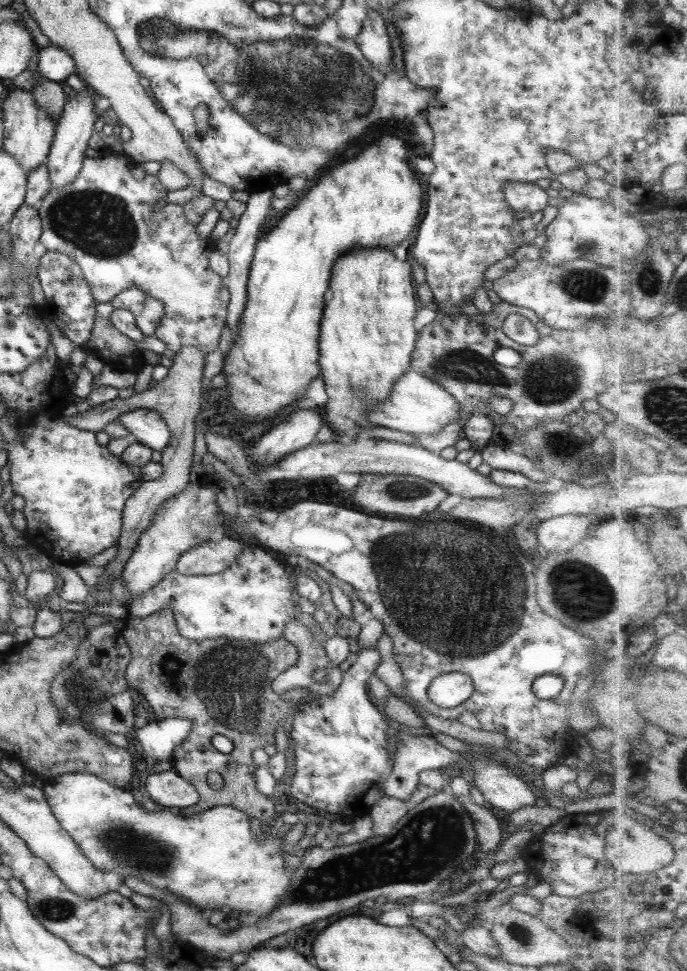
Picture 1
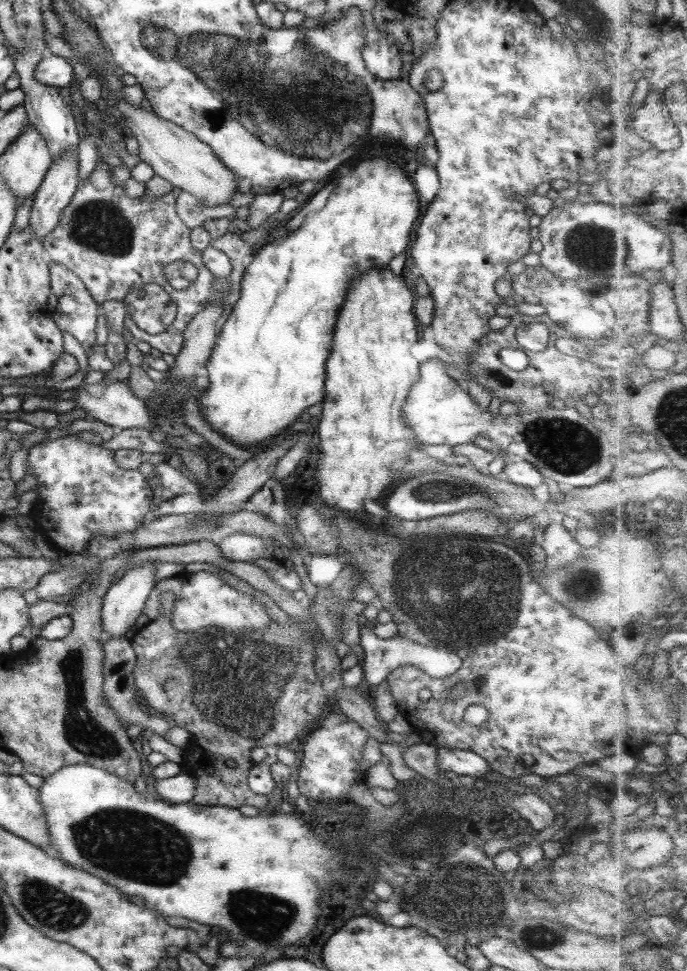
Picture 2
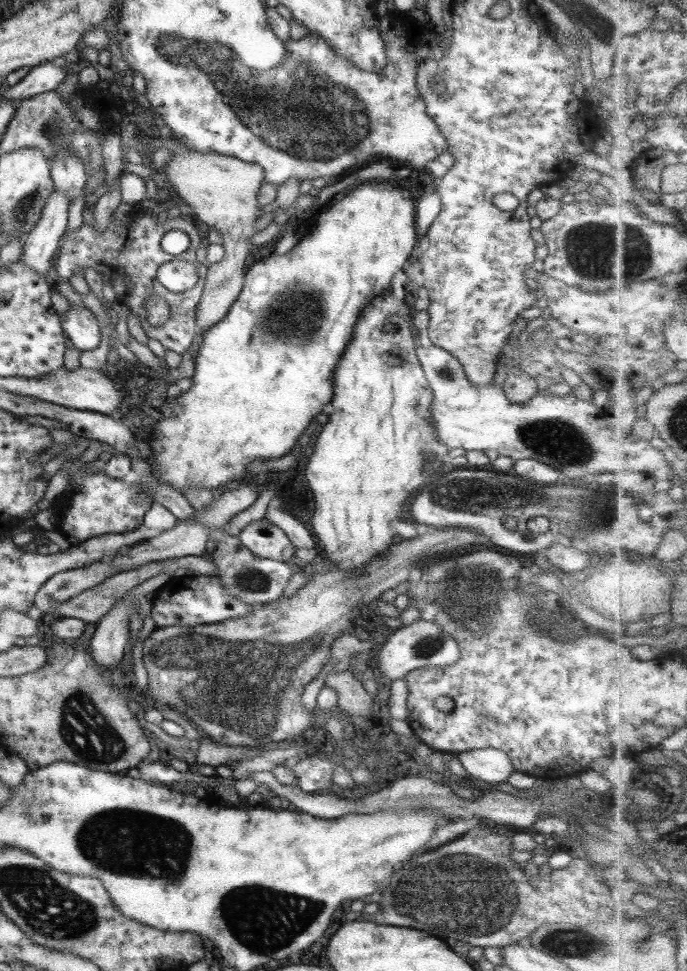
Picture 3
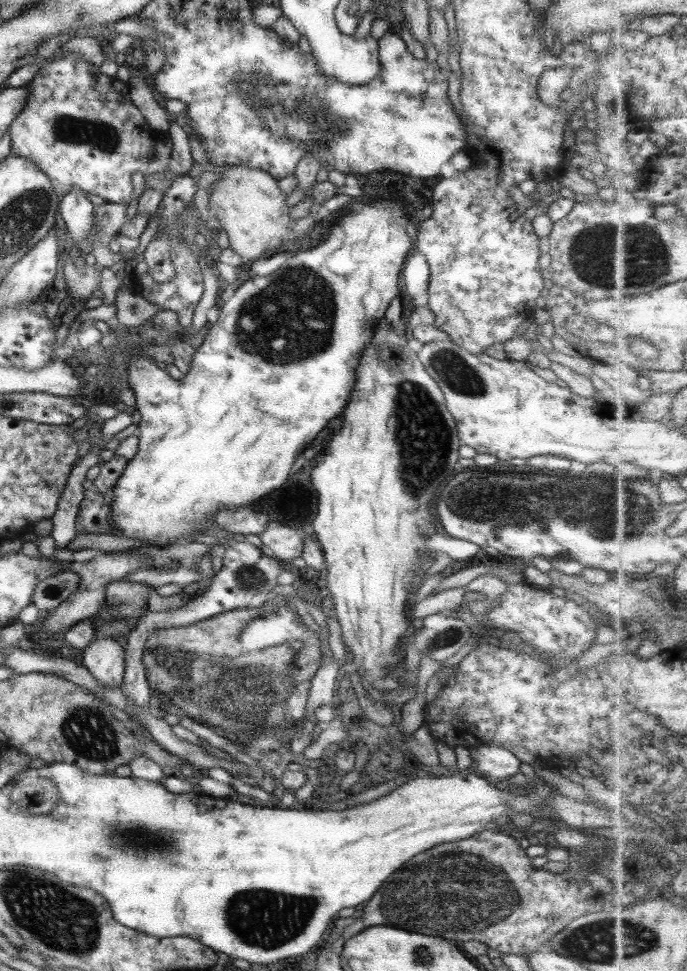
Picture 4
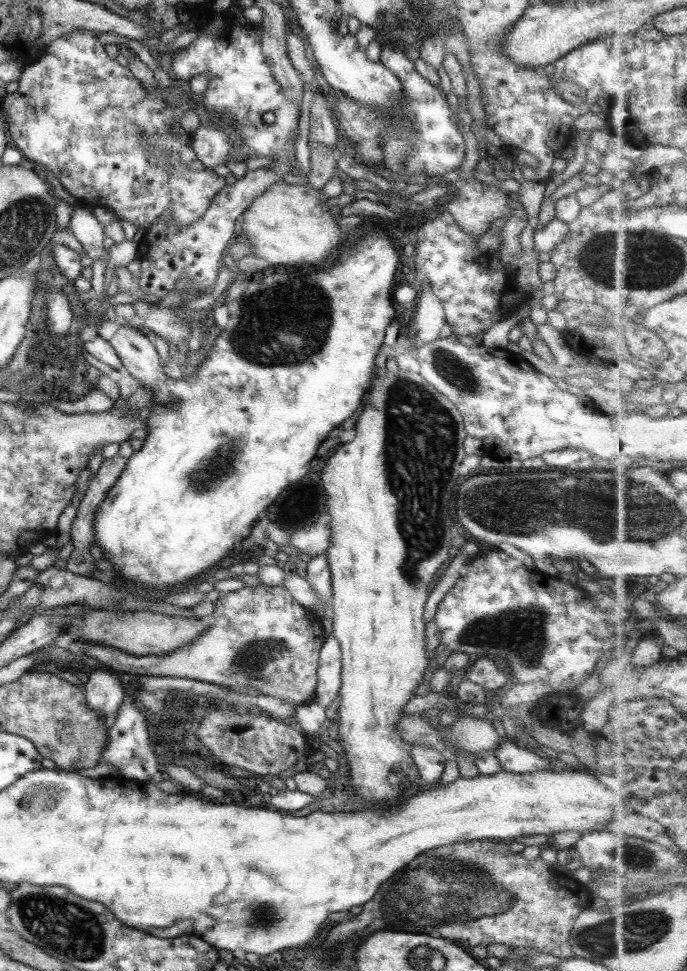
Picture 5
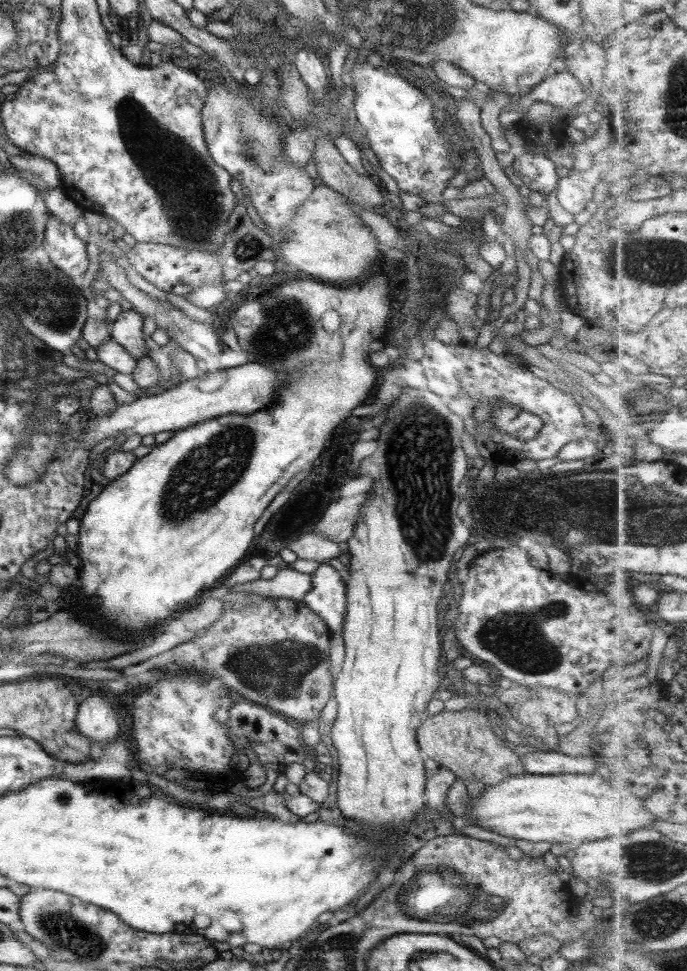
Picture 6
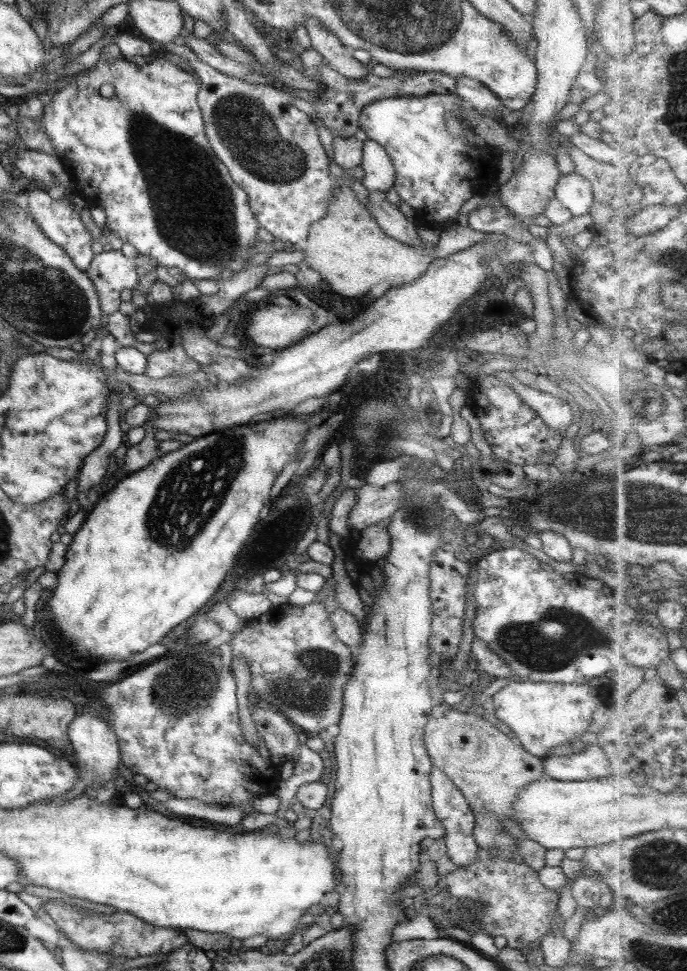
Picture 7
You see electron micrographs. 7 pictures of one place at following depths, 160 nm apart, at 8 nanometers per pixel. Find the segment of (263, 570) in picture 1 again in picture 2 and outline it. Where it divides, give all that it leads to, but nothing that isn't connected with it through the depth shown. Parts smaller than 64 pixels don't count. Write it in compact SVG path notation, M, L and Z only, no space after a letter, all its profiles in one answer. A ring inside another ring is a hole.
M183 571L173 577L158 580L140 610L141 614L147 616L150 620L157 618L160 614L159 596L161 591L169 591L174 594L174 608L170 609L168 617L172 625L181 632L193 632L204 627L242 632L245 630L261 630L270 625L270 616L265 607L253 595L249 596L237 592L218 574L204 571L197 573Z

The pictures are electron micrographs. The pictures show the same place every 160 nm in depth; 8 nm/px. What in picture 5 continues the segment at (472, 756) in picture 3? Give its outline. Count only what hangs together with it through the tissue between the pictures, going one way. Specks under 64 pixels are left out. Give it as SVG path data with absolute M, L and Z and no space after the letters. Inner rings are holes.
M505 739L494 750L494 756L505 772L523 774L550 770L546 756L531 749L518 747L515 743Z

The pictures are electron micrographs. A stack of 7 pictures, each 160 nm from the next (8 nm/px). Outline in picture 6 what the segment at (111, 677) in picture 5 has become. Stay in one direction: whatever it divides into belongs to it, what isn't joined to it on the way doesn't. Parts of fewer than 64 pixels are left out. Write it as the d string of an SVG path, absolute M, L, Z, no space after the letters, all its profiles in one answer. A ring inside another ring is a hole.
M93 693L78 704L74 720L80 735L98 748L104 747L124 726L115 718L115 708L109 702Z

